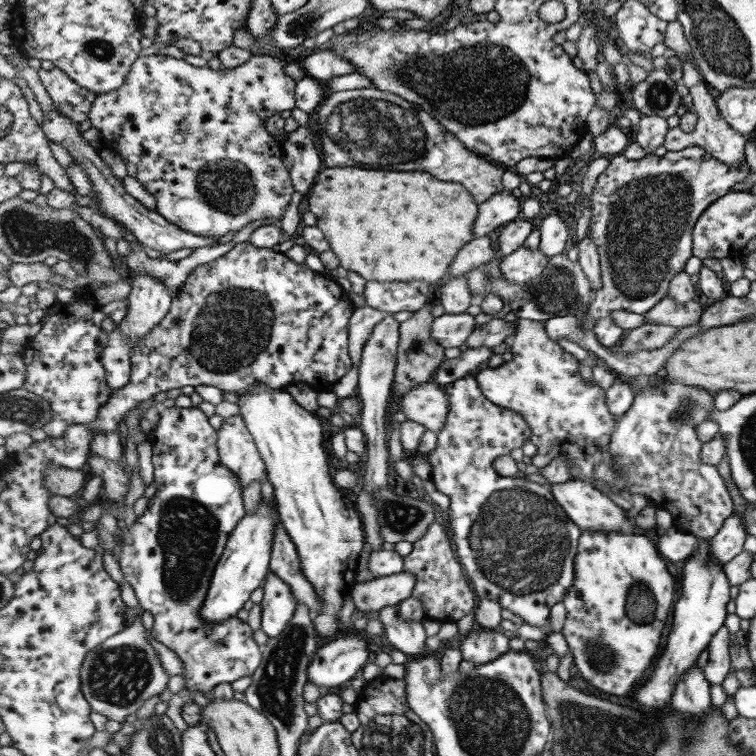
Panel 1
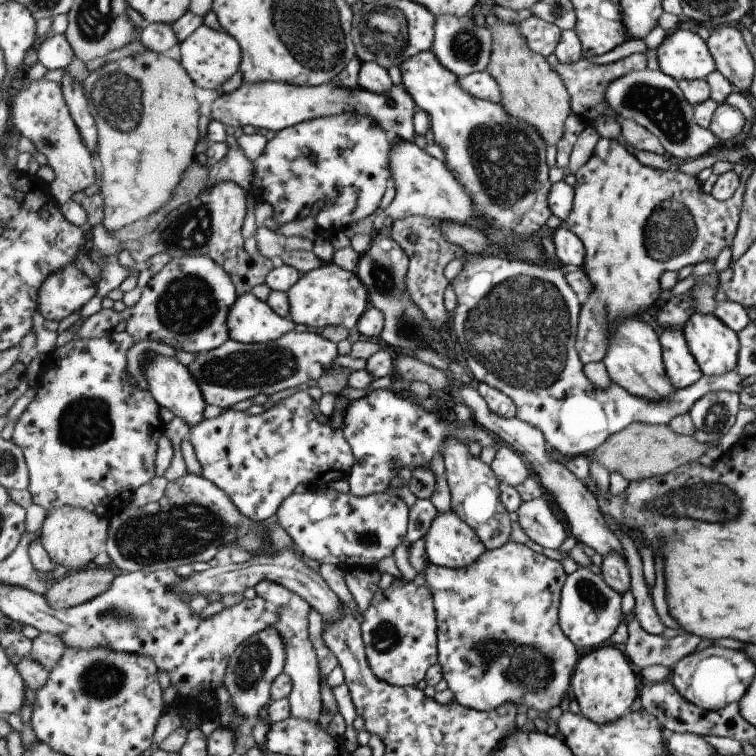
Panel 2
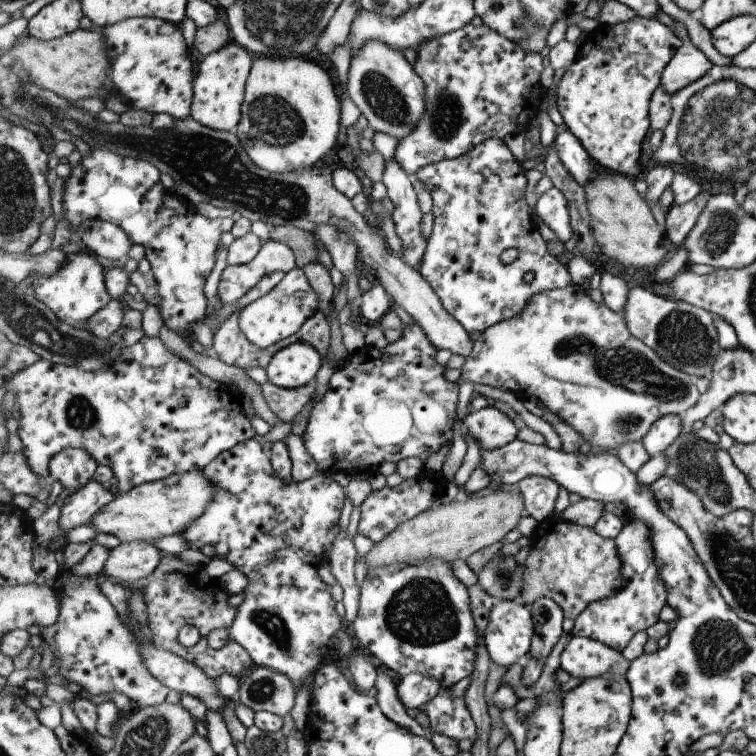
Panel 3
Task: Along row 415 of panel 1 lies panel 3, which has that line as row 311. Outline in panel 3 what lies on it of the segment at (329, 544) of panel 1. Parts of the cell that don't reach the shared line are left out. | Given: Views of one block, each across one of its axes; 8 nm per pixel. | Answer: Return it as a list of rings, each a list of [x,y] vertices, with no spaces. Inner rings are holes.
[[[295,267],[286,273],[285,278],[269,294],[258,298],[243,309],[239,324],[249,342],[257,344],[259,348],[270,348],[277,342],[297,334],[307,319],[319,311],[319,304],[319,294],[313,290],[304,269]]]

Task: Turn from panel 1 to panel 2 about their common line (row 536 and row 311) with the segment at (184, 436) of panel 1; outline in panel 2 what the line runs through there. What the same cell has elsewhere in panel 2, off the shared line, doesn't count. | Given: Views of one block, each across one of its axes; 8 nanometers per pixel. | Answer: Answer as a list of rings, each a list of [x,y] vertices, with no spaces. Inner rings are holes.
[[[202,252],[183,255],[180,258],[171,259],[159,273],[152,276],[148,285],[142,290],[142,297],[138,303],[121,313],[123,329],[133,336],[135,343],[142,343],[143,340],[161,341],[195,355],[213,351],[231,339],[230,311],[238,298],[233,279],[213,258]]]

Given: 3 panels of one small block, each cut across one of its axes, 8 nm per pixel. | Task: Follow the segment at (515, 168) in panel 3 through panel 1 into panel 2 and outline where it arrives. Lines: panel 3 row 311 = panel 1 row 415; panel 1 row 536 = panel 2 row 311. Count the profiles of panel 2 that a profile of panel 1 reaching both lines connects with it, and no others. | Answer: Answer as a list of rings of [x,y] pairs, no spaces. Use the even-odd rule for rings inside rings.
[[[489,252],[468,256],[463,269],[452,280],[457,304],[452,311],[453,331],[457,335],[463,358],[479,383],[485,382],[507,394],[516,405],[517,417],[545,434],[551,452],[561,461],[576,456],[590,457],[613,434],[626,430],[631,424],[670,424],[677,416],[690,413],[691,408],[711,392],[741,392],[741,380],[735,370],[721,376],[703,376],[696,384],[678,389],[671,398],[651,402],[637,398],[613,383],[607,390],[597,388],[584,373],[584,364],[577,351],[582,303],[567,283],[561,268],[539,266],[525,260],[511,260],[505,254]]]

